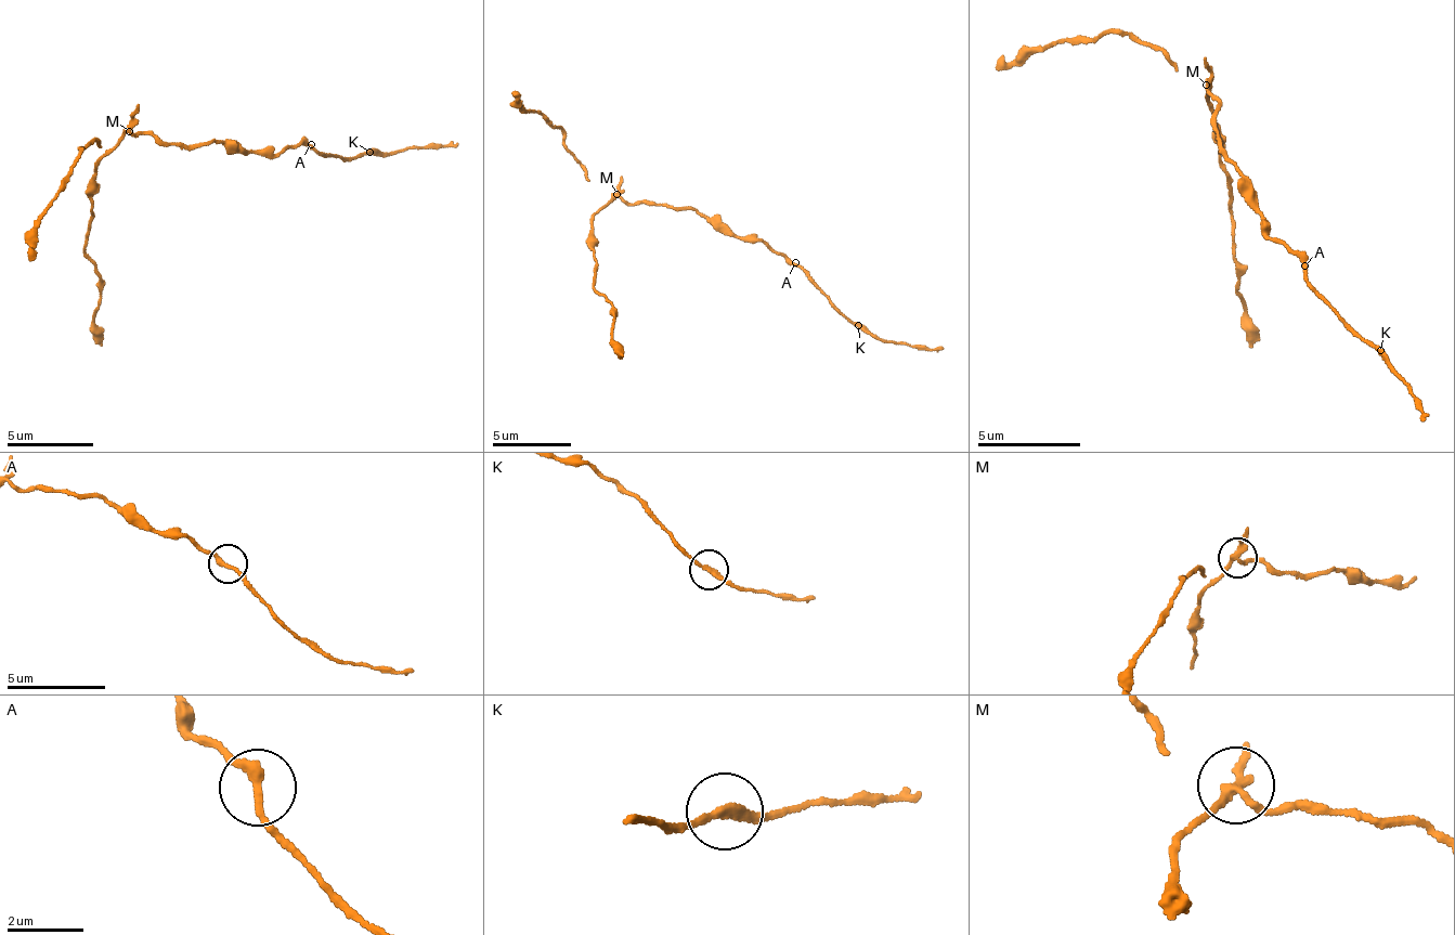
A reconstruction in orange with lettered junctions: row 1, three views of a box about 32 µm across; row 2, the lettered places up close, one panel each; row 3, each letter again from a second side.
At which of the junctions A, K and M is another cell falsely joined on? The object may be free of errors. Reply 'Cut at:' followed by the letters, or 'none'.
Cut at: M

